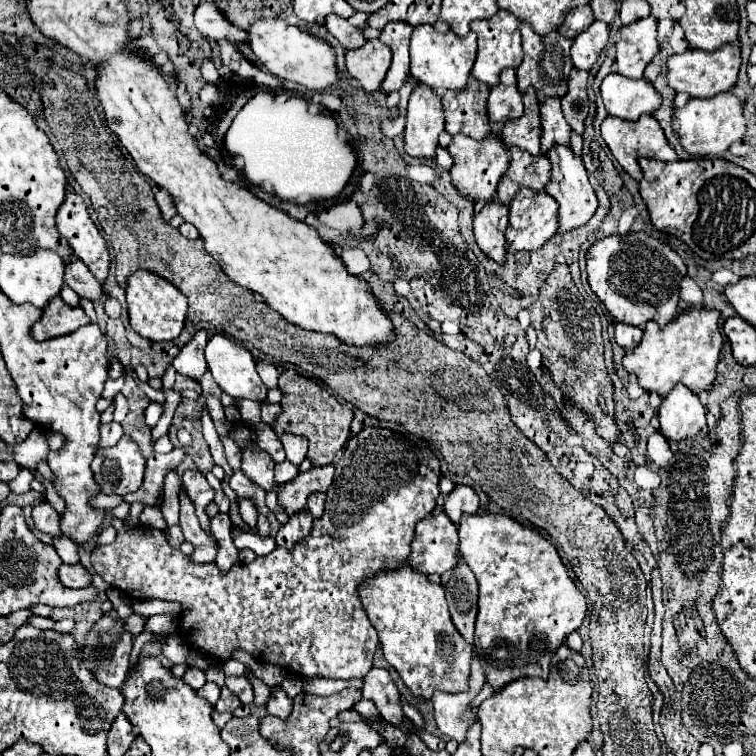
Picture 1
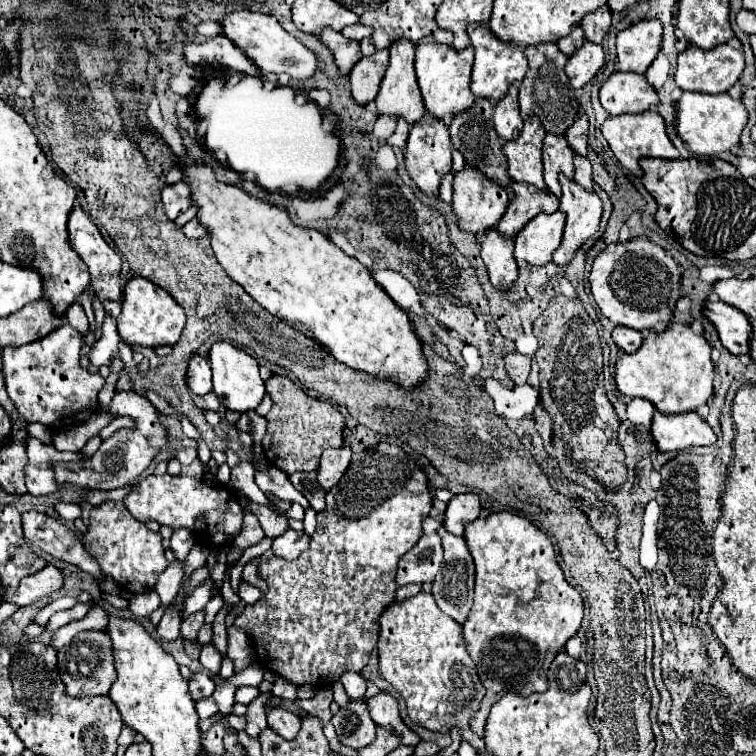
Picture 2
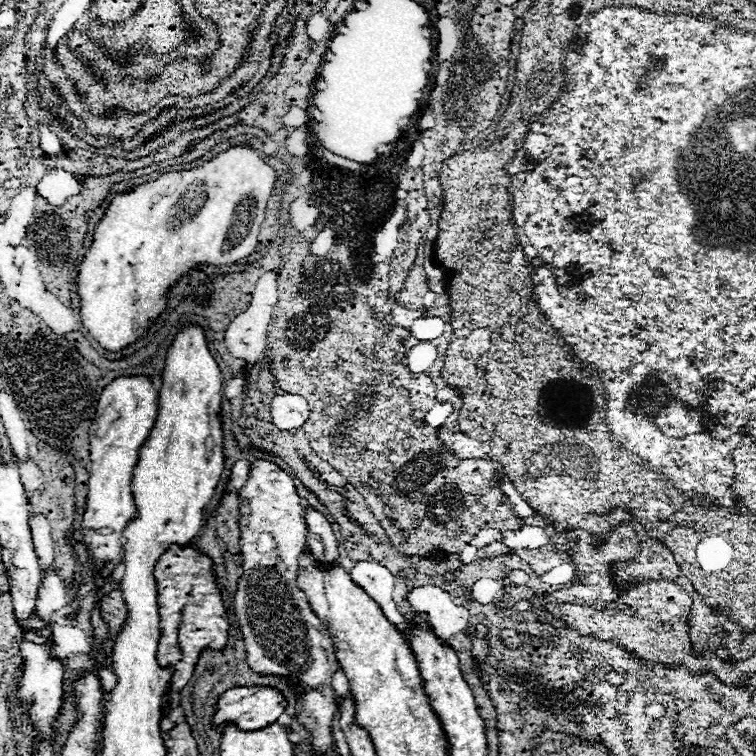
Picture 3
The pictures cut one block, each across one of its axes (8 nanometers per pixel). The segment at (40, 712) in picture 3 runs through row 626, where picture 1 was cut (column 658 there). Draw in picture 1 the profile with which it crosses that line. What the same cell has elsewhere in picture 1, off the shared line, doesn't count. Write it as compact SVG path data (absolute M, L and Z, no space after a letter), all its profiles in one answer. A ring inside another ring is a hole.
M654 16L642 18L620 30L620 40L616 42L616 64L622 76L642 78L644 68L660 50L656 30L658 22Z

